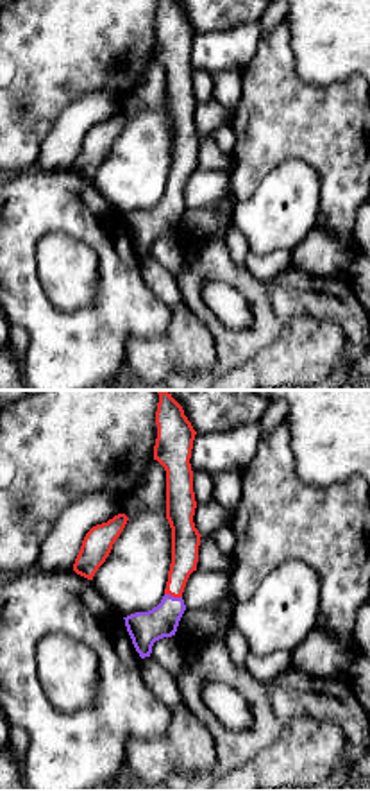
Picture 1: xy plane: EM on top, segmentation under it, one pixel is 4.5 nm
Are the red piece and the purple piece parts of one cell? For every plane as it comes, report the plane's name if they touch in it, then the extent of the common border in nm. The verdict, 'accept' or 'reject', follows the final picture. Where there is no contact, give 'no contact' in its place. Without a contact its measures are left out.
meets red in xy; contact 80 nm long

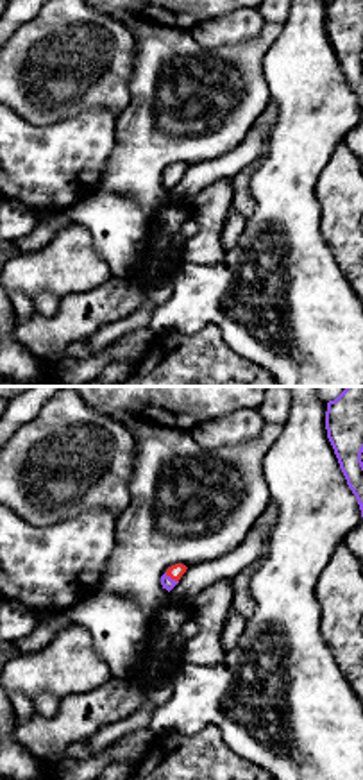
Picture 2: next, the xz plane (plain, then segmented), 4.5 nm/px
meets red in xz; contact 80 nm long

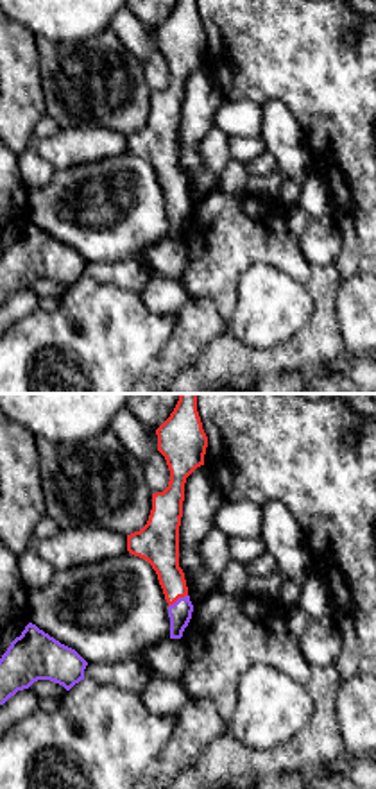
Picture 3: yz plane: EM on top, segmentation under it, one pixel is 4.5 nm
meets red in yz; contact 110 nm long

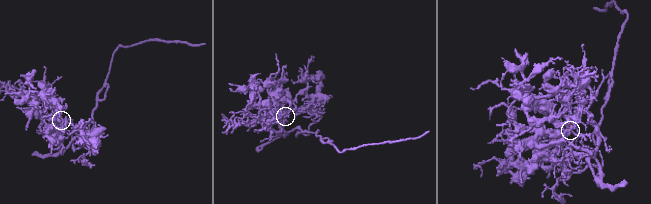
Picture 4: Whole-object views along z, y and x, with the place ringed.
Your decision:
accept

